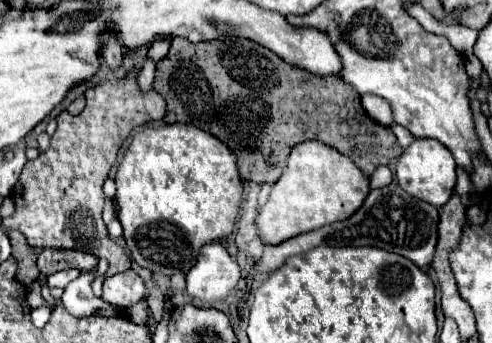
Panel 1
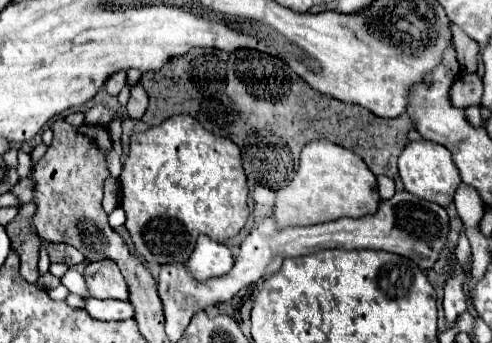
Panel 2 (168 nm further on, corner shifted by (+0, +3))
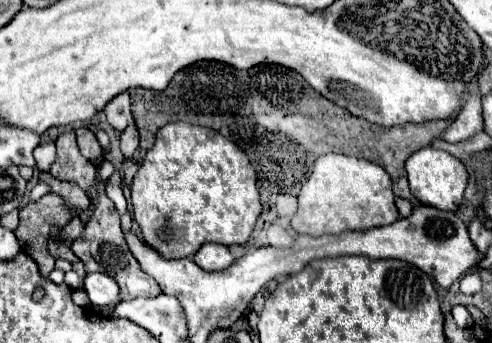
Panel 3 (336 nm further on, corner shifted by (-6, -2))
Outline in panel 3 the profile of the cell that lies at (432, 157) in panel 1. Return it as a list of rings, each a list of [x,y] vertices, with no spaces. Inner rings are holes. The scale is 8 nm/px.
[[[426,146],[426,148],[420,148],[418,152],[414,152],[406,160],[406,172],[408,172],[408,182],[410,182],[410,192],[422,204],[436,206],[438,210],[448,210],[448,212],[458,210],[462,196],[464,196],[466,182],[468,182],[468,170],[464,168],[464,164],[460,164],[458,158],[454,158],[452,154],[448,154],[444,150]]]

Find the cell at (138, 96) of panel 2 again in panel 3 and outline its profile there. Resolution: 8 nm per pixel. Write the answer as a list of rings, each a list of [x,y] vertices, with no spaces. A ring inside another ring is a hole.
[[[130,124],[122,136],[120,136],[120,148],[122,148],[122,154],[126,158],[130,158],[134,154],[134,150],[138,148],[138,136],[136,136],[136,124]]]

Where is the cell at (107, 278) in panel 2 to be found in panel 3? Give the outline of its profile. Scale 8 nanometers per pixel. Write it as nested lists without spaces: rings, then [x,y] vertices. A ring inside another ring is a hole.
[[[100,272],[86,274],[84,290],[92,302],[92,306],[116,306],[120,302],[120,288],[118,284]]]

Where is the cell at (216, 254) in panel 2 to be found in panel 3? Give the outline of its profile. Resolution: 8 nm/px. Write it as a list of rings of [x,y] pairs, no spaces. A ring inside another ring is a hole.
[[[204,244],[196,256],[194,262],[206,270],[206,272],[218,272],[218,270],[226,270],[232,266],[234,258],[230,254],[230,250],[222,244]]]

